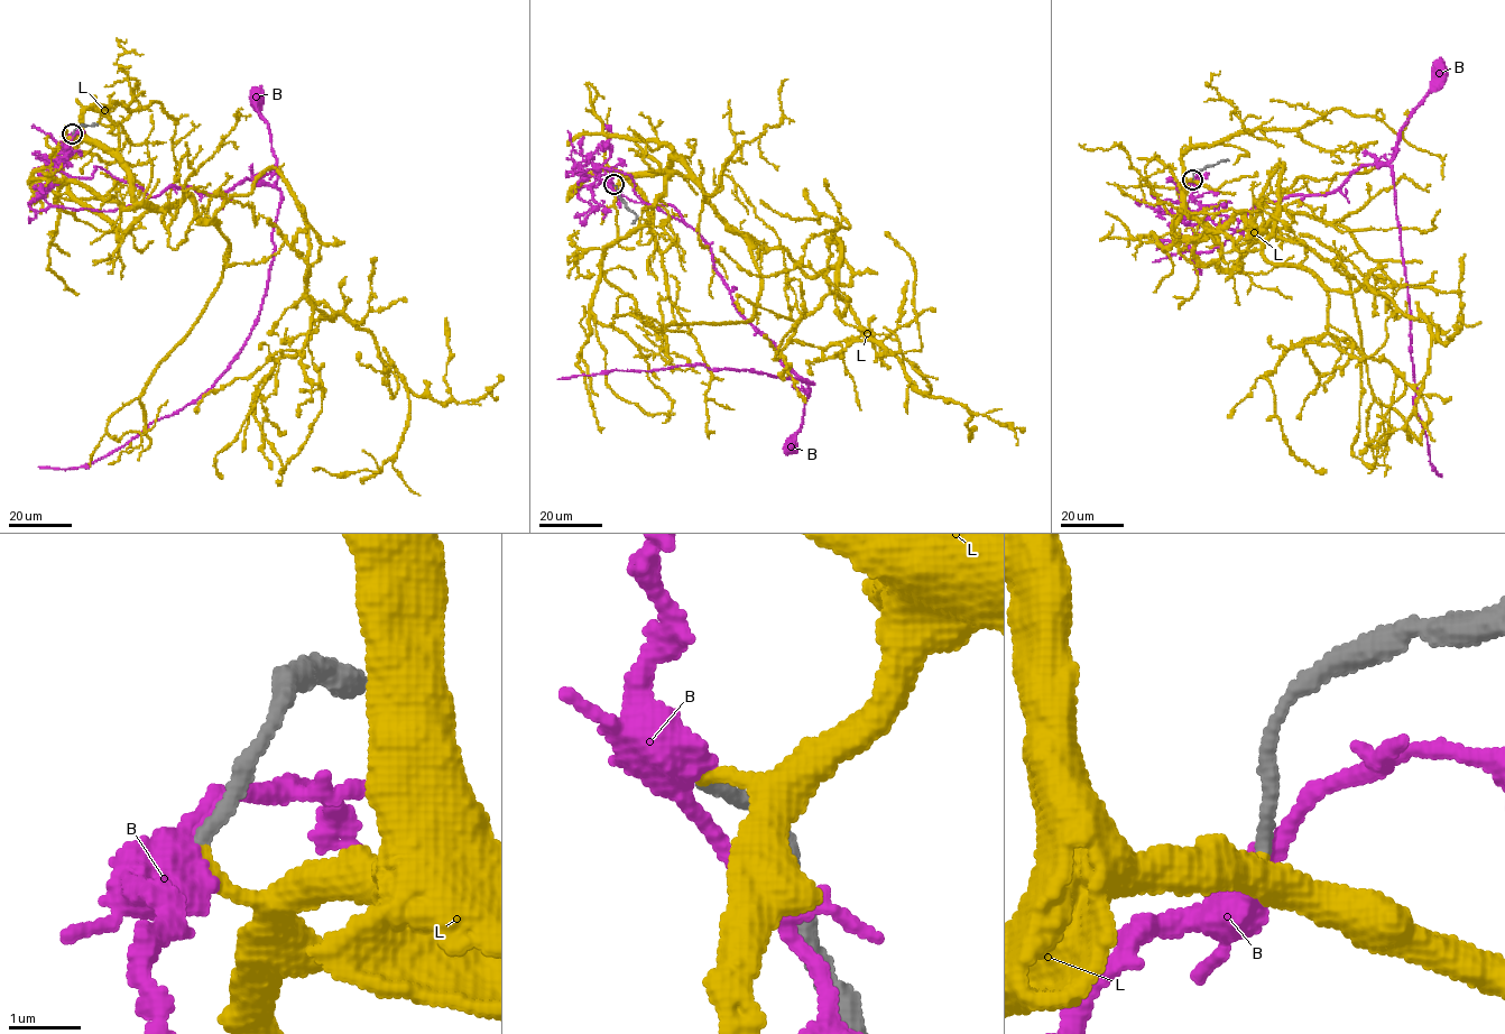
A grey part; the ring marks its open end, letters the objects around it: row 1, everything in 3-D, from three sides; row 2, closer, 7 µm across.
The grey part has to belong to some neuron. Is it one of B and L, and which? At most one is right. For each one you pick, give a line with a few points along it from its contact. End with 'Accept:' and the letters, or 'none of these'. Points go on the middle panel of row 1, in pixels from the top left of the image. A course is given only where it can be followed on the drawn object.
L: Its course: (612, 185), (674, 158), (737, 233), (810, 276), (843, 260), (858, 326), (929, 391), (896, 339), (834, 308)
Accept: L

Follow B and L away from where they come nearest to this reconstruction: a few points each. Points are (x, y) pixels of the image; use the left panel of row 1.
B: (72, 134), (59, 171), (101, 167), (149, 196), (273, 184), (258, 97)
L: (72, 134), (206, 219), (279, 173), (320, 245), (307, 296), (406, 389), (379, 470), (313, 469)

